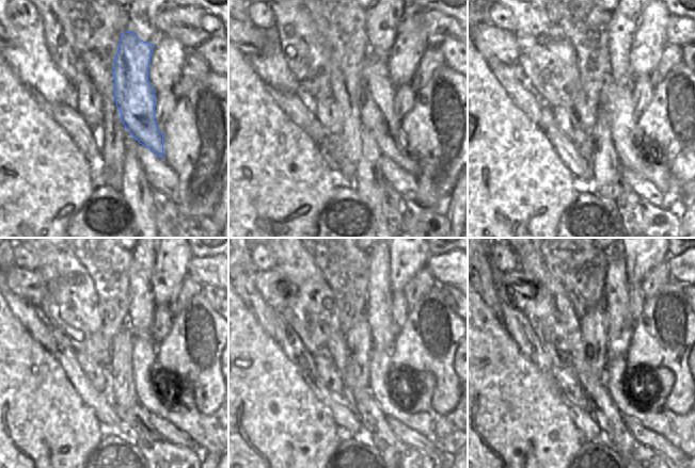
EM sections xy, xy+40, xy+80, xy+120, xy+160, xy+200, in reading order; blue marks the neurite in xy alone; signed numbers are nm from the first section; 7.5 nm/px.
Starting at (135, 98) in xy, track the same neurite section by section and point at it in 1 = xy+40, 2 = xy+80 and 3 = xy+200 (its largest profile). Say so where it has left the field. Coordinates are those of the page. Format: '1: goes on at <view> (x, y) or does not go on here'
1: goes on at xy+40 (377, 115)
2: goes on at xy+80 (617, 101)
3: goes on at xy+200 (652, 413)

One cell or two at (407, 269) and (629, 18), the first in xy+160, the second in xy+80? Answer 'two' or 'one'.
two

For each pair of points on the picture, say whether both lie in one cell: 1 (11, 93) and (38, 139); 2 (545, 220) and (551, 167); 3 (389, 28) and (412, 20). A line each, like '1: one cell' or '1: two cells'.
1: one cell
2: one cell
3: two cells

